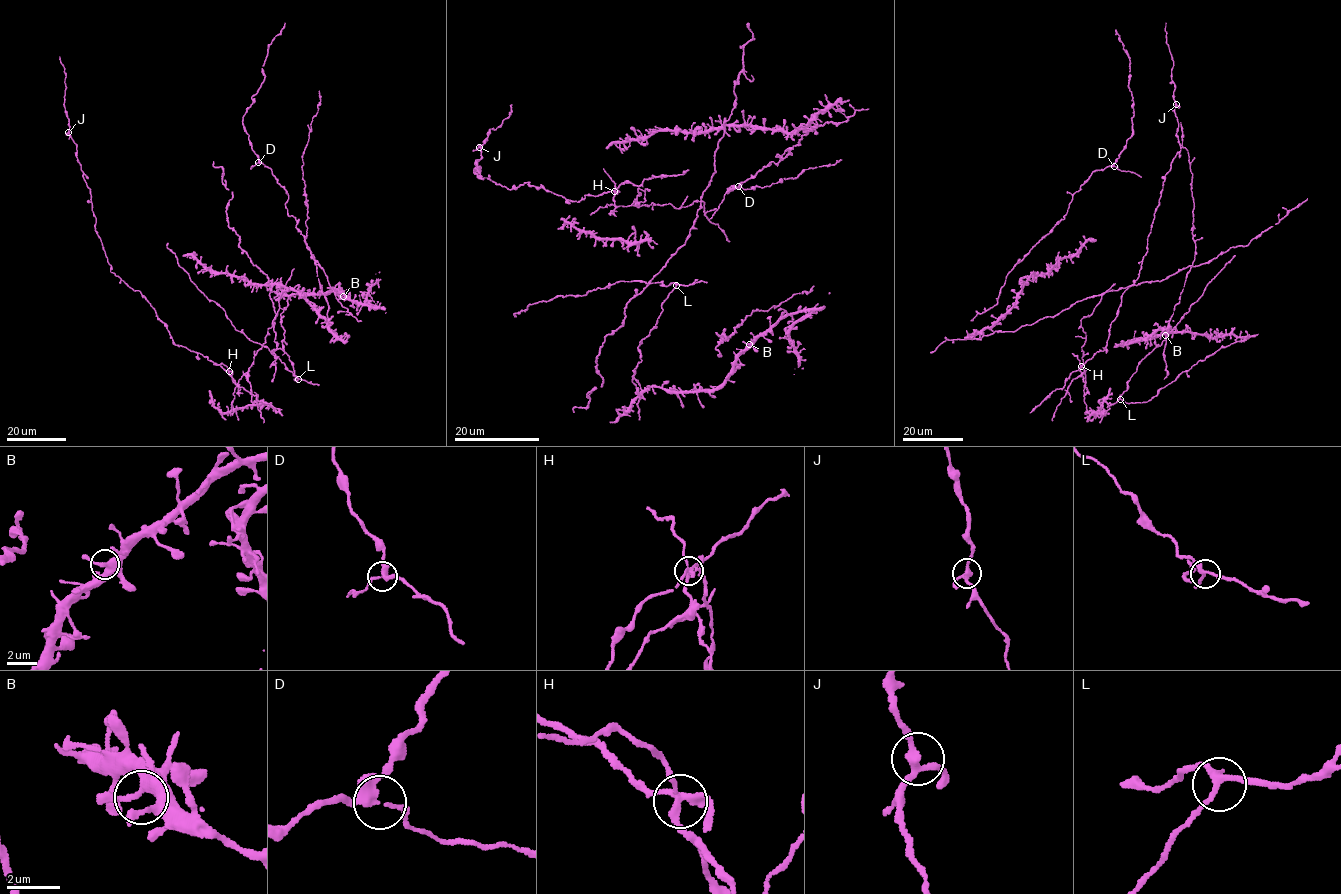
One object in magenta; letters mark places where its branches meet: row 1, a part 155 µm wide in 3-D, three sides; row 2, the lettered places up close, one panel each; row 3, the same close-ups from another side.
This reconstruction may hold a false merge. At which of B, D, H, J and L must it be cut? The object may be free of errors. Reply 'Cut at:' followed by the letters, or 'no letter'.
Cut at: H

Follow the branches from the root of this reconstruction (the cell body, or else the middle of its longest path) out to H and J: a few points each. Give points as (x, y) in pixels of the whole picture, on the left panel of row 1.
H: (279, 310), (253, 363), (236, 384), (229, 372)
J: (279, 310), (236, 384), (228, 371), (174, 344), (139, 291), (110, 271), (95, 228), (90, 189), (68, 132)

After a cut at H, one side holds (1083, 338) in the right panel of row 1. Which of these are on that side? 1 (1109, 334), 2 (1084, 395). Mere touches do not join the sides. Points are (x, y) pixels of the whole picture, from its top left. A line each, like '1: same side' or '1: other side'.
1: other side
2: same side

